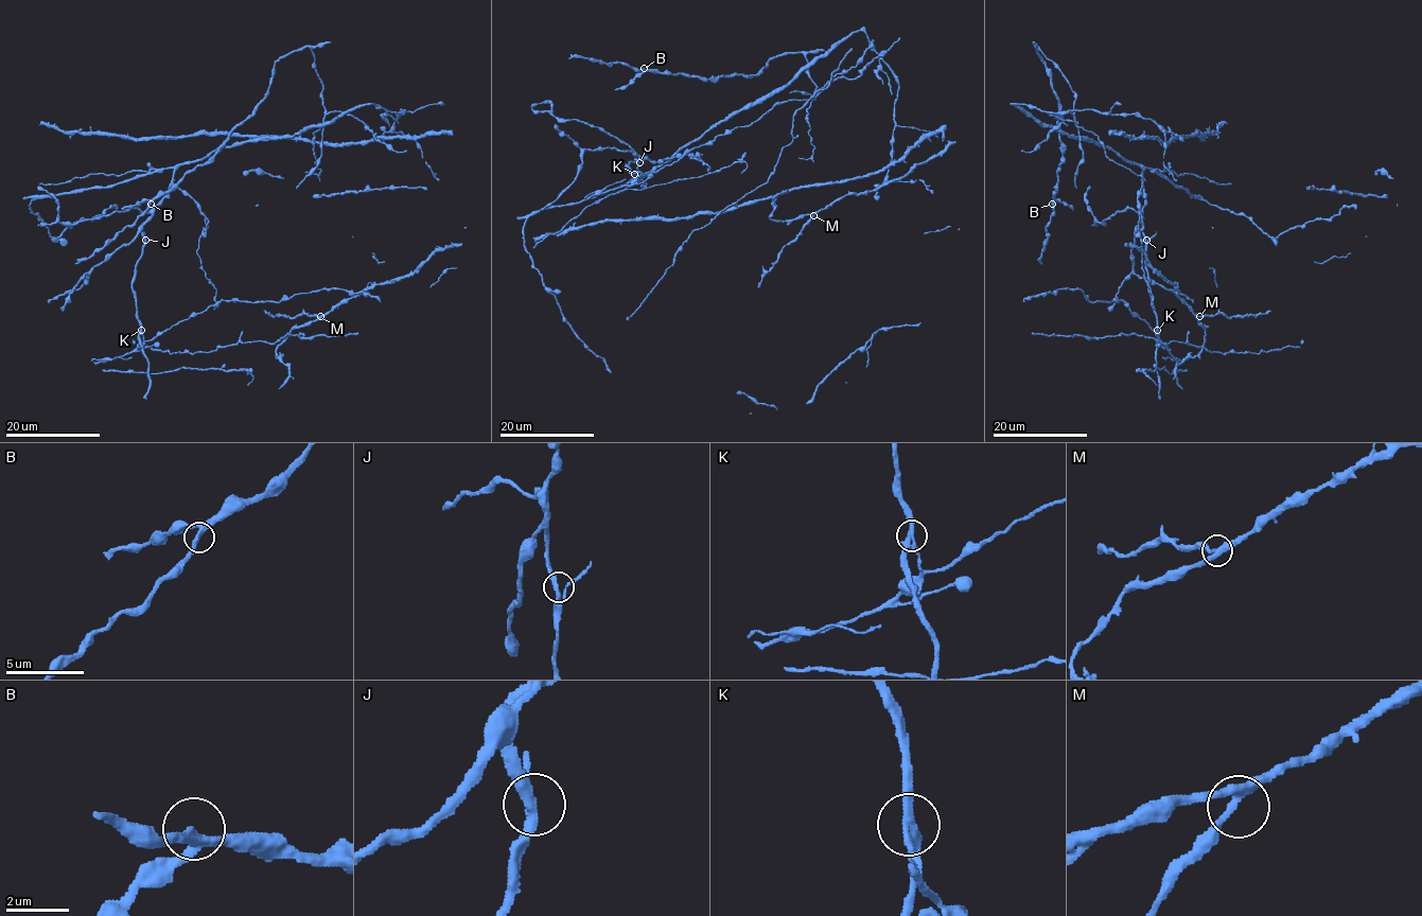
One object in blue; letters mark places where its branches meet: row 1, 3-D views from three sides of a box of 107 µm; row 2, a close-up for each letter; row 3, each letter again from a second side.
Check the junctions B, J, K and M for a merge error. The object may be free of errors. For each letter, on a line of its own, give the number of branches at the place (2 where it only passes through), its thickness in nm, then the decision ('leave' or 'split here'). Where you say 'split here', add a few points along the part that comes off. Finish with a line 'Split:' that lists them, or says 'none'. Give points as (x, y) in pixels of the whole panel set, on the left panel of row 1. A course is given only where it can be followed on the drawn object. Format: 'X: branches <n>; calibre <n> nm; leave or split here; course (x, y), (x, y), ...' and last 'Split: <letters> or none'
B: branches 3; calibre 280 nm; leave
J: branches 3; calibre 280 nm; leave
K: branches 3; calibre 280 nm; split here
M: branches 3; calibre 280 nm; leave
Split: K

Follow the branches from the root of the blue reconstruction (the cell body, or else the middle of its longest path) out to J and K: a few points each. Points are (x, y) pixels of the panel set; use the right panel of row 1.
J: (1144, 200), (1142, 235), (1146, 240)
K: (1144, 200), (1145, 264), (1157, 330)

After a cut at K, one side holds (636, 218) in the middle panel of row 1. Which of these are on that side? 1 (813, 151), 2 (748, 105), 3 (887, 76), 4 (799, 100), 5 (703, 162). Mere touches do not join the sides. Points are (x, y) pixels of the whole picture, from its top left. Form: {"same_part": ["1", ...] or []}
{"same_part": ["1", "2", "3", "5"]}

